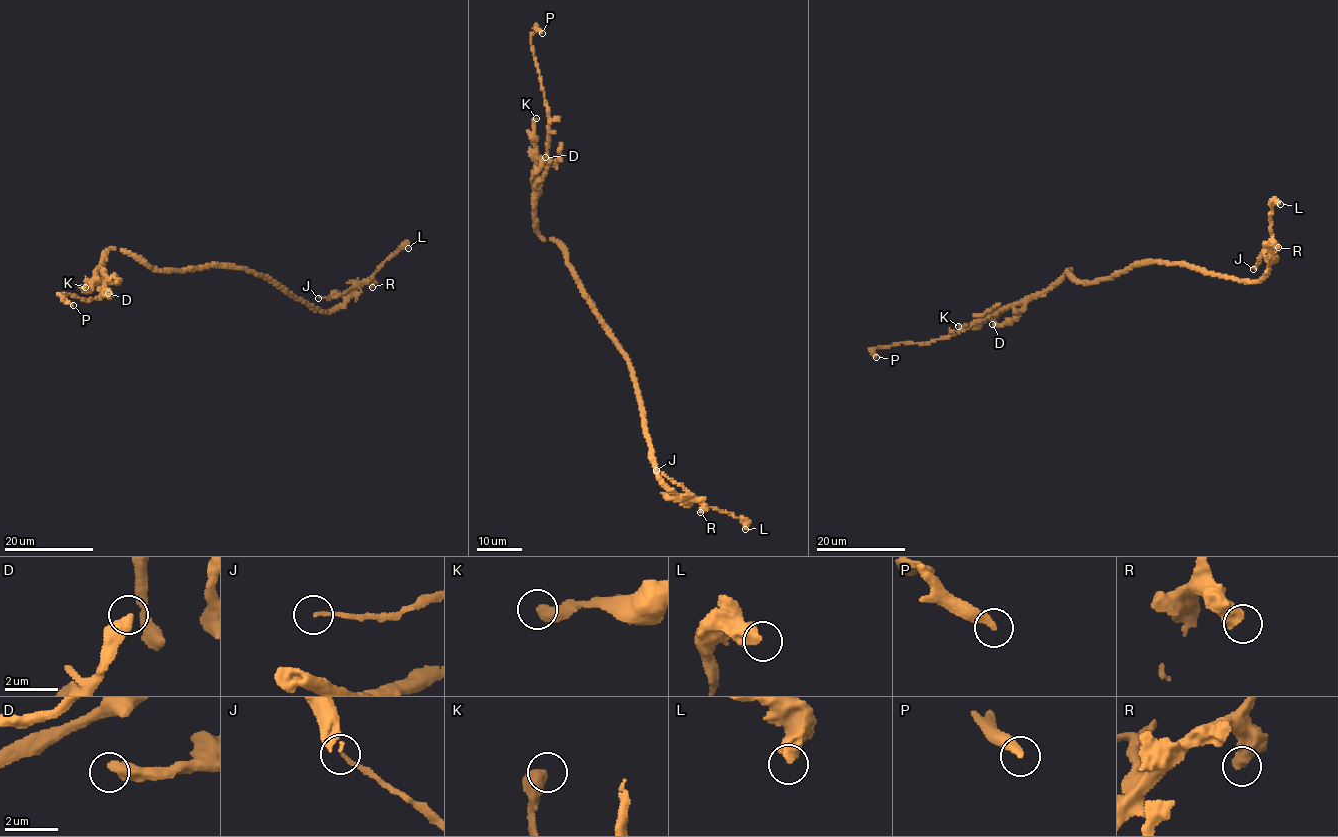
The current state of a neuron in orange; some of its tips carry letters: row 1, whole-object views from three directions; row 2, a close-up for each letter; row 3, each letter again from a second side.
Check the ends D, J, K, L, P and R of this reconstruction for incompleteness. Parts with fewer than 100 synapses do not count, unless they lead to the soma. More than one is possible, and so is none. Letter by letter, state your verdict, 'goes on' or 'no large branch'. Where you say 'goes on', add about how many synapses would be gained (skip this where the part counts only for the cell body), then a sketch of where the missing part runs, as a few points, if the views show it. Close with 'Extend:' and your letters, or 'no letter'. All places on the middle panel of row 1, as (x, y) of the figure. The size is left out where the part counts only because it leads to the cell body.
D: no large branch
J: no large branch
K: no large branch
L: no large branch
P: goes on
R: no large branch
Extend: P

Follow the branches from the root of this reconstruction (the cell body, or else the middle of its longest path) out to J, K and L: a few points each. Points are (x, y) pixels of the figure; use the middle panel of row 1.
J: (585, 292), (591, 308), (629, 365), (656, 477), (672, 492), (689, 496), (681, 486), (656, 470)
K: (585, 292), (567, 255), (558, 244), (539, 233), (536, 226), (533, 182), (536, 170), (536, 118)
L: (585, 292), (591, 308), (629, 365), (658, 480), (672, 492), (695, 498), (705, 506), (738, 517), (745, 529)

